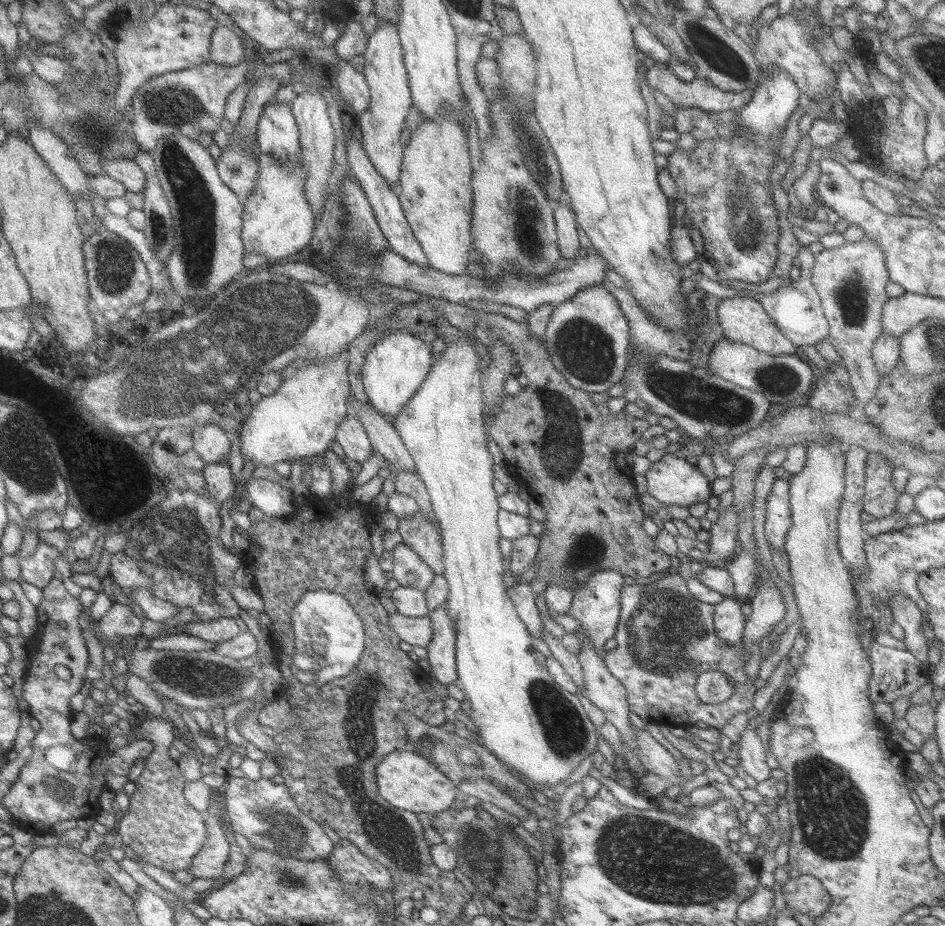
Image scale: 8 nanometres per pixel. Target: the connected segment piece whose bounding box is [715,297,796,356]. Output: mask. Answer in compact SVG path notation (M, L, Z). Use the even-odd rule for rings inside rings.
M745 297L721 299L716 306L715 318L721 329L722 338L728 341L745 344L768 356L793 355L796 350L794 344L777 330L773 321L765 314L763 307L753 299Z

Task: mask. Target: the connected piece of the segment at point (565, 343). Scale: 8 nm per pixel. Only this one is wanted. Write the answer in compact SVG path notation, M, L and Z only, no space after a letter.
M587 286L572 298L554 306L544 330L542 346L551 365L571 386L585 391L587 394L607 392L615 382L621 382L623 372L628 365L630 344L628 334L627 320L615 298L603 286Z

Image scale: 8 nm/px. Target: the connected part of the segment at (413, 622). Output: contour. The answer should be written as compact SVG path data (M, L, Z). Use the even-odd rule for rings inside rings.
M399 613L388 615L390 629L401 642L425 648L431 639L431 624L427 616L409 618Z

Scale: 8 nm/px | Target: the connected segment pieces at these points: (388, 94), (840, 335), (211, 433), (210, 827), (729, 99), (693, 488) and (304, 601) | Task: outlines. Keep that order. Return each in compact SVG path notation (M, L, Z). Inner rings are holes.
M387 21L379 22L375 30L368 35L362 56L364 63L361 74L368 86L369 106L357 117L361 130L361 146L373 170L389 184L393 191L397 192L401 157L403 156L399 136L405 117L409 109L412 109L412 102L396 25Z
M864 237L857 243L845 241L842 246L823 249L814 256L810 272L811 283L827 321L825 339L841 359L852 396L864 405L871 400L880 379L872 364L871 350L874 340L881 335L880 316L882 306L888 300L884 292L888 277L882 254Z
M207 423L207 426L197 424L191 428L191 449L203 459L204 465L227 461L230 438L230 433L215 423Z
M211 789L209 806L204 815L207 837L201 849L193 855L191 865L186 870L193 879L211 880L211 878L216 879L223 874L225 862L229 856L229 848L219 824L219 820L222 821L220 806L222 796L221 789Z
M655 63L647 68L643 80L651 91L659 90L659 94L665 95L674 106L689 106L709 113L740 109L747 104L753 91L723 92L709 80L699 77L683 82L663 63Z
M673 454L652 462L644 472L647 494L657 502L688 508L691 504L709 503L710 483L695 465Z
M307 591L299 597L289 613L293 632L293 657L289 671L294 681L305 686L328 684L336 678L347 675L364 649L364 630L360 618L351 605L341 596L327 591ZM315 654L317 660L311 660L311 676L307 666L301 666L303 656Z

